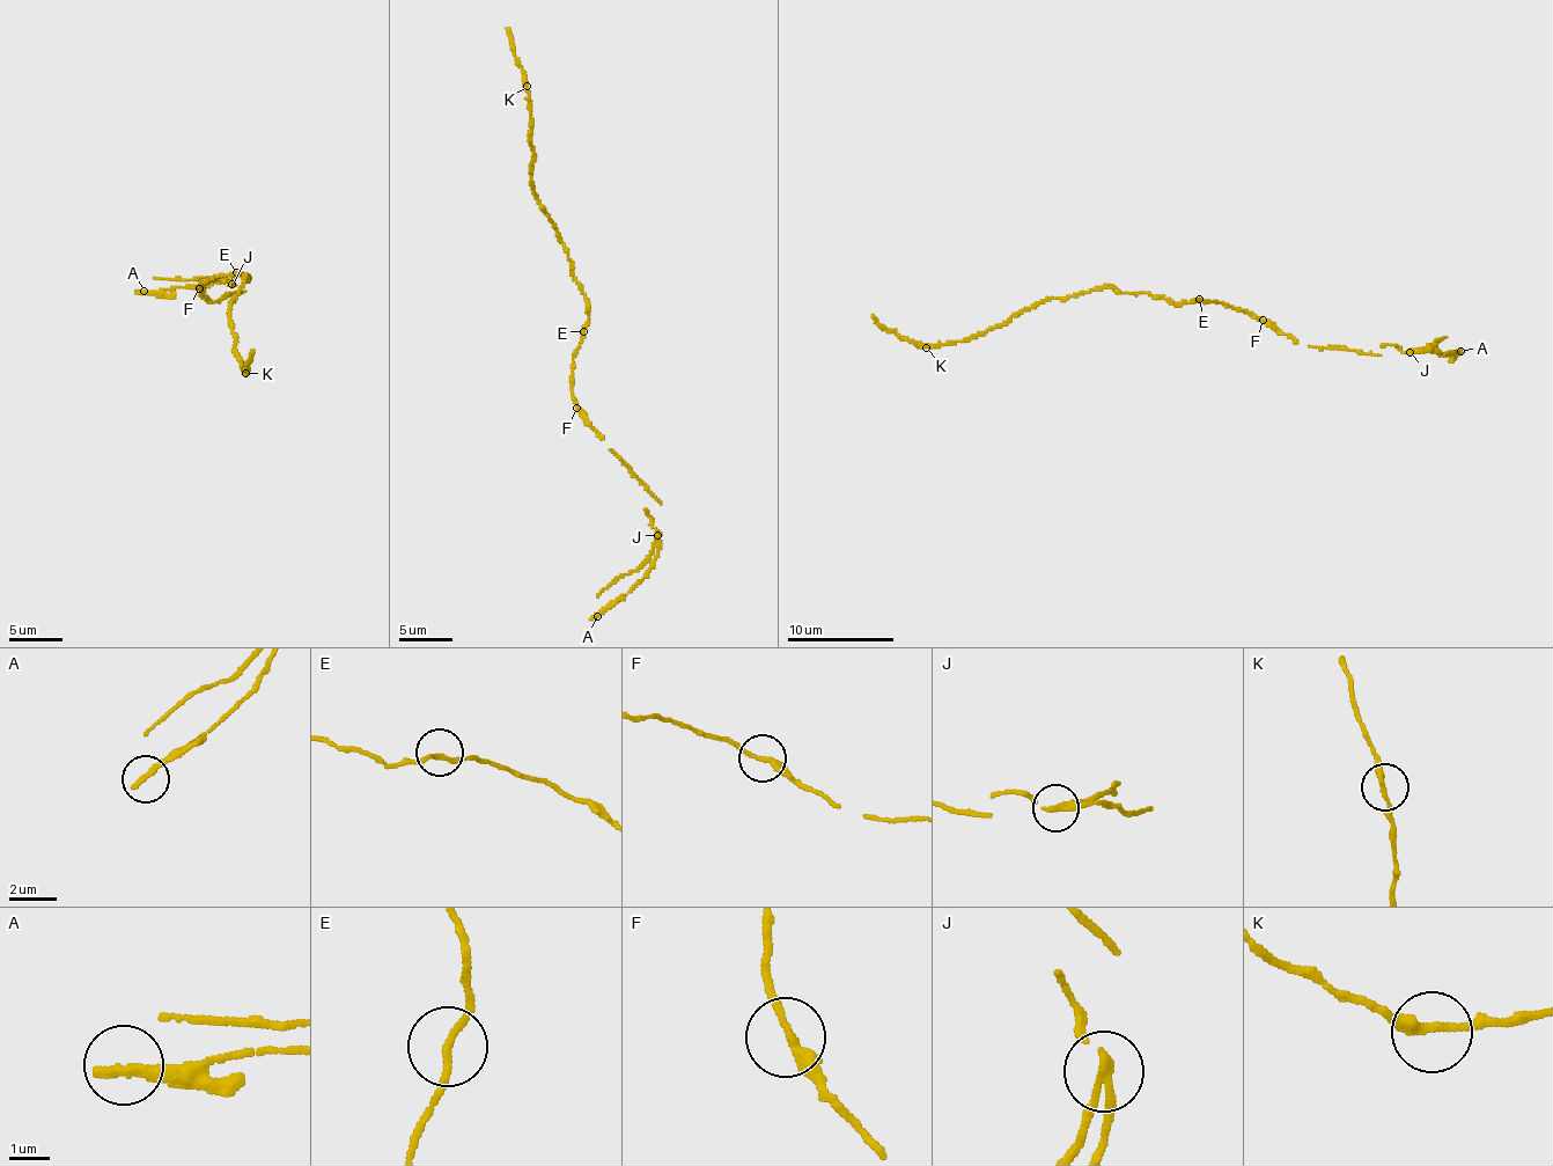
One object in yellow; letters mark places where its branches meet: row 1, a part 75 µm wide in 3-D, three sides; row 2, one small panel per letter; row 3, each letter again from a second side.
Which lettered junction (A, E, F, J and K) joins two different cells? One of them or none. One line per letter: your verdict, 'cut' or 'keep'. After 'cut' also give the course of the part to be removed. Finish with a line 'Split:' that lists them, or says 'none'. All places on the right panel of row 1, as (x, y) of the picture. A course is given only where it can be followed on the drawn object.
A: keep
E: keep
F: keep
J: cut; foreign part runs (1411, 352), (1447, 337)
K: keep
Split: J

